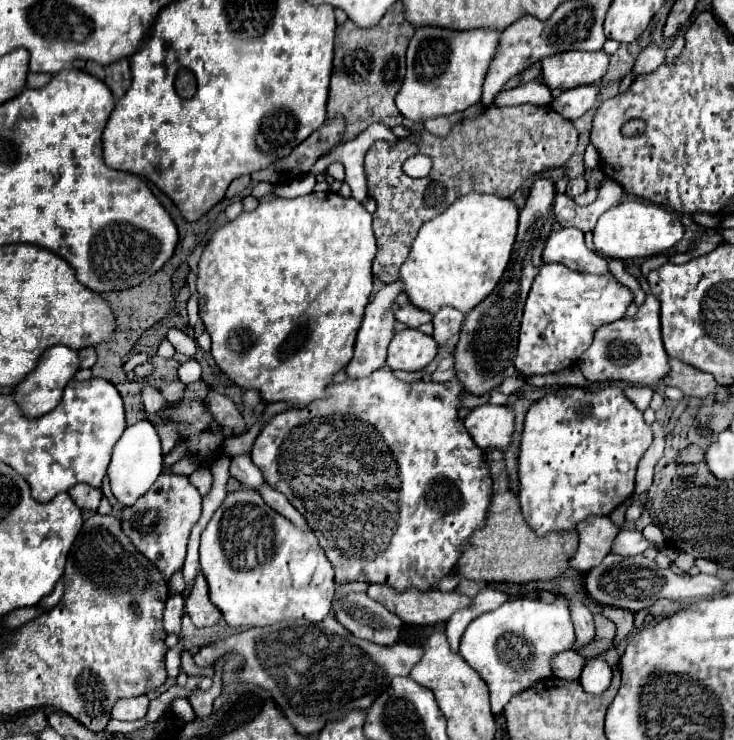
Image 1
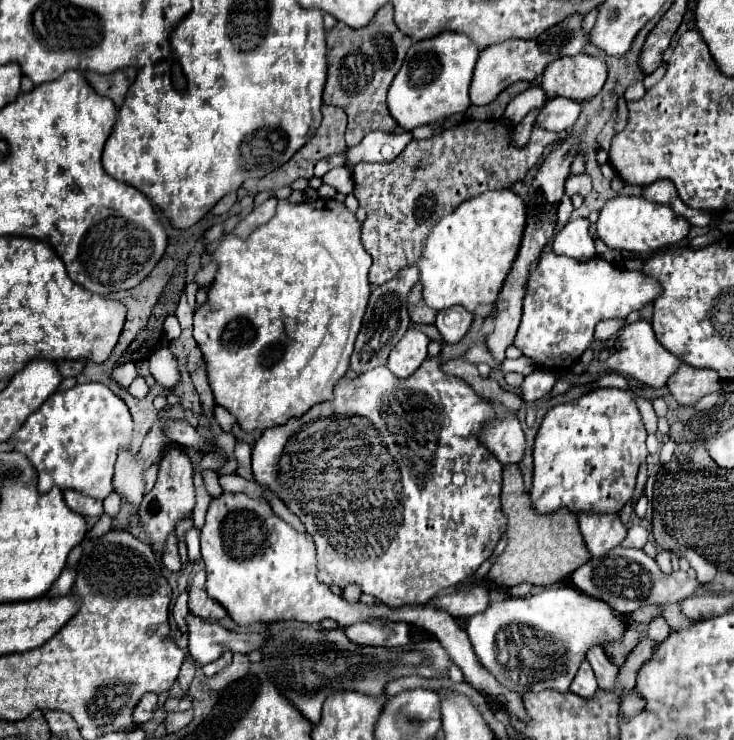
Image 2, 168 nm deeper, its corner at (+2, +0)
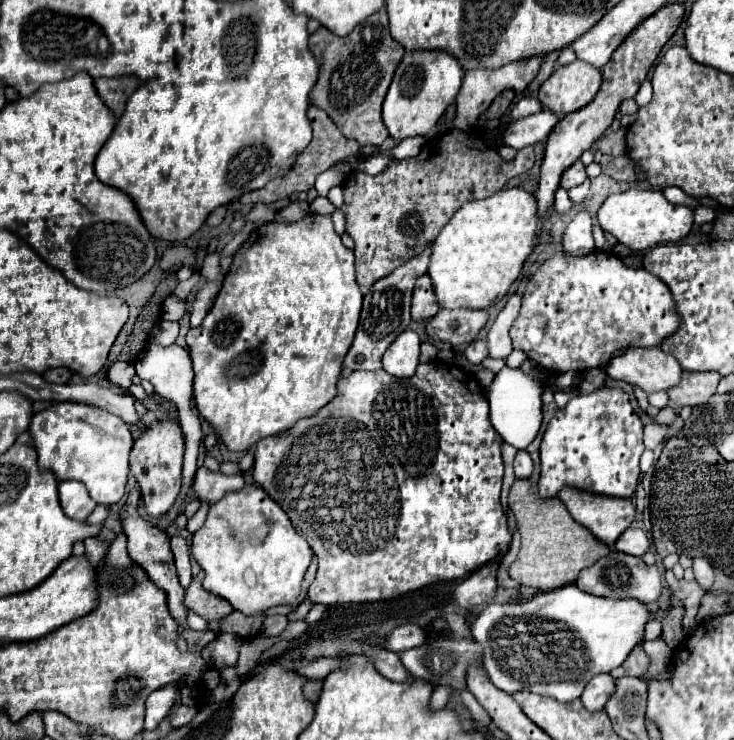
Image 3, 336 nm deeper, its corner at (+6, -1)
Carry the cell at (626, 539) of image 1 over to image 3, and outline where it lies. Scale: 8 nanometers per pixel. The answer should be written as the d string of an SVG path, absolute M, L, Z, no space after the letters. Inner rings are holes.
M628 528L614 544L614 548L618 552L624 552L624 554L632 554L632 556L644 556L646 550L650 548L650 540L646 536L644 530L640 528Z

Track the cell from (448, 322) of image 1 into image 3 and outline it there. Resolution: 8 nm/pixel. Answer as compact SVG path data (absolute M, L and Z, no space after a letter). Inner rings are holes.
M440 308L440 312L426 322L426 334L432 340L448 342L452 346L470 344L486 326L486 322L488 322L486 310Z

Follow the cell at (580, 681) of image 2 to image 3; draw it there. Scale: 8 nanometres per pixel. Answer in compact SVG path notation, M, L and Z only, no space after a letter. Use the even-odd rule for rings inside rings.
M600 674L600 676L594 676L584 694L582 694L582 704L586 706L586 710L590 712L598 712L598 710L604 710L608 698L616 692L616 680L610 676L610 674Z

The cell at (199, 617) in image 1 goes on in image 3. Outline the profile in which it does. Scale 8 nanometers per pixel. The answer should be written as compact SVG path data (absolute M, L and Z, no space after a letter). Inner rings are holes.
M198 572L190 586L186 588L186 596L184 596L184 604L186 608L194 610L198 616L202 616L206 622L216 622L224 616L228 616L234 608L228 600L216 596L216 594L210 594L202 588L202 580L204 580L204 572Z

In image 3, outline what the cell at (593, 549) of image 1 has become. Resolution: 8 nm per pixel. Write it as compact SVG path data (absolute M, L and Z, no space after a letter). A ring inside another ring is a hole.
M564 486L558 492L572 518L588 528L598 540L612 546L616 538L632 524L636 508L630 498L612 498Z

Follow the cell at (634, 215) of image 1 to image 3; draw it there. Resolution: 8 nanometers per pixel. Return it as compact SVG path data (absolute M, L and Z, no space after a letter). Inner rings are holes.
M630 188L612 194L598 210L598 222L604 232L616 236L616 240L632 250L648 250L660 244L672 244L688 236L694 224L694 210L690 206L670 204L660 190Z

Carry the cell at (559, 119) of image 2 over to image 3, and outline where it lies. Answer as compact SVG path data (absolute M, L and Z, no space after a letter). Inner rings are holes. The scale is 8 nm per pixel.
M542 110L534 116L526 116L516 122L510 122L502 134L502 144L522 150L540 140L546 140L552 128L558 124L558 120L560 118L550 110Z

